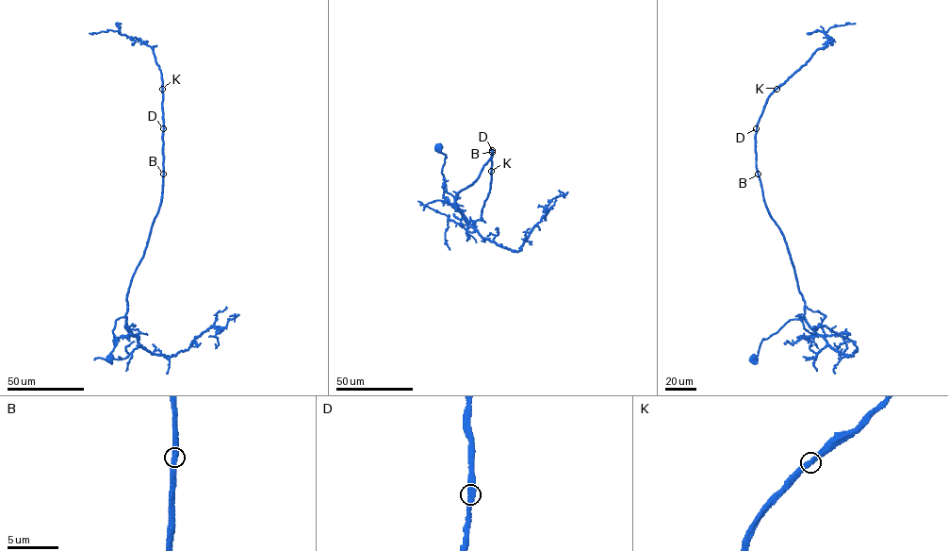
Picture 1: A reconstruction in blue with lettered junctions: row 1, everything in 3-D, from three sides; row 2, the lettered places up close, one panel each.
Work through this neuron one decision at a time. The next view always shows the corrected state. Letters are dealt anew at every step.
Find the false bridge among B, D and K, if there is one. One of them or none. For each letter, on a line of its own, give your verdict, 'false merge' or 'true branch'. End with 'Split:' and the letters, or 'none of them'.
B: true branch
D: true branch
K: true branch
Split: none of them

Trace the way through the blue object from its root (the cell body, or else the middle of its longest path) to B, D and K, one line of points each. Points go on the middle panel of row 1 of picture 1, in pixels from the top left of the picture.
B: (437, 146), (437, 150), (446, 155), (441, 174), (446, 191), (455, 199), (461, 191), (478, 178), (492, 152)
D: (437, 146), (437, 150), (446, 155), (441, 174), (446, 191), (455, 199), (461, 191), (478, 178), (492, 150)
K: (437, 146), (446, 155), (441, 174), (446, 191), (455, 199), (478, 178), (491, 158), (491, 149), (491, 171)

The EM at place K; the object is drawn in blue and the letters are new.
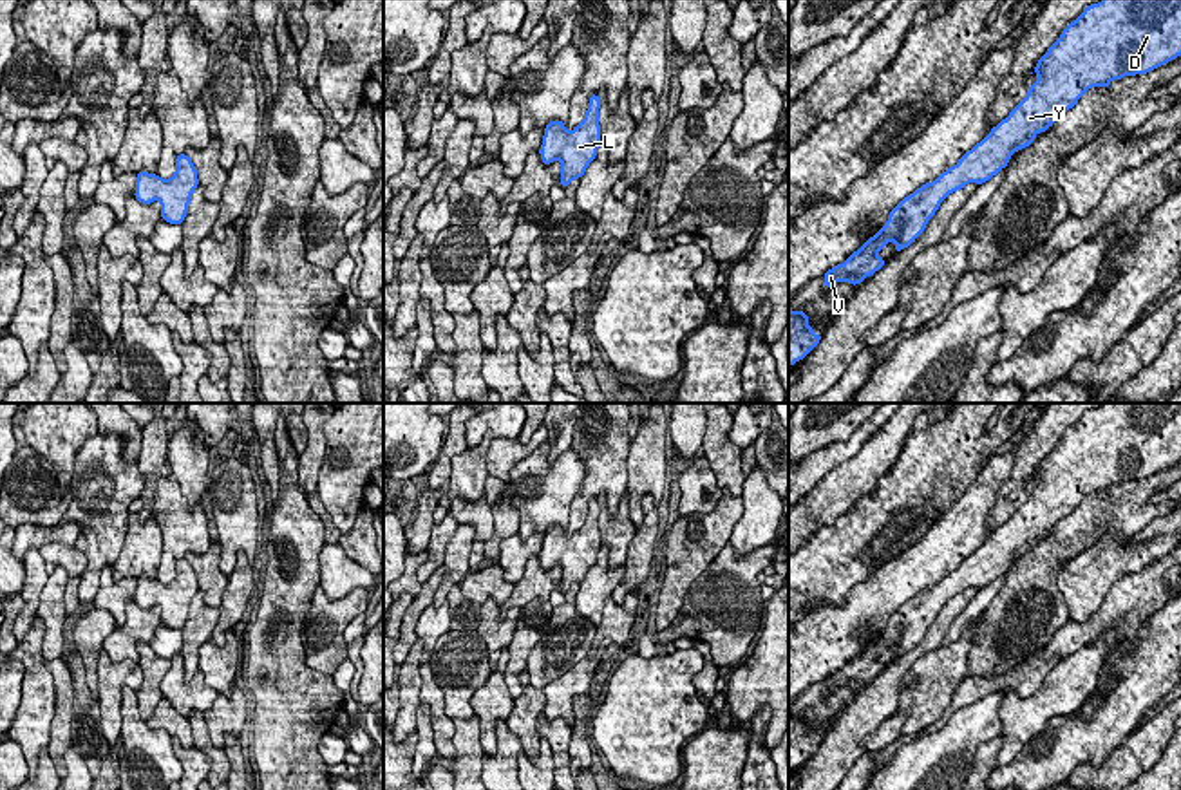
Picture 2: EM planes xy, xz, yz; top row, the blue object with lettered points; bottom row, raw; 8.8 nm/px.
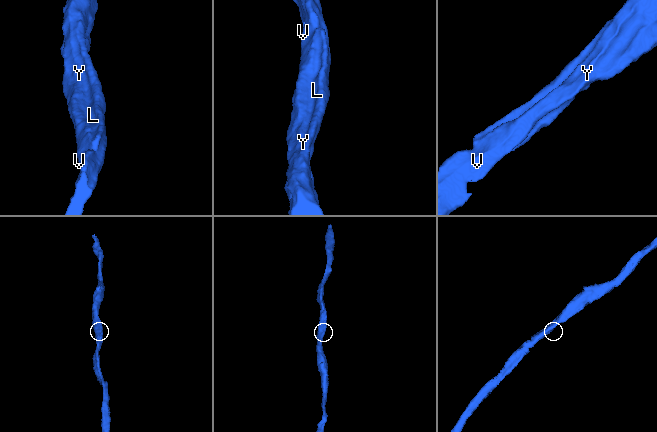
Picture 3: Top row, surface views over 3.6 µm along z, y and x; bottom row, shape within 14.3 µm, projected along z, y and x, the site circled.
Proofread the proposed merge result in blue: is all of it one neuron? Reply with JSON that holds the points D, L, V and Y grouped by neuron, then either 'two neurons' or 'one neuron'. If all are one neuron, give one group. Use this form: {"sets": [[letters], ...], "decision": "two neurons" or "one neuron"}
{"sets": [["D", "L", "V", "Y"]], "decision": "one neuron"}

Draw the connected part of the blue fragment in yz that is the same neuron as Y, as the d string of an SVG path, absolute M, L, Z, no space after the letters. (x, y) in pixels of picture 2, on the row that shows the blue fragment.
M1101 0L1087 5L1038 60L1033 69L1038 80L1009 116L993 127L980 143L962 154L957 165L904 197L888 213L884 226L843 264L825 271L825 289L830 289L836 282L857 286L879 271L886 260L879 259L877 253L888 242L895 244L895 253L908 248L924 231L928 221L950 193L969 183L984 184L997 175L1007 166L1016 150L1029 146L1038 132L1047 132L1054 119L1072 108L1089 89L1107 89L1112 80L1148 74L1177 56L1181 56L1181 0Z

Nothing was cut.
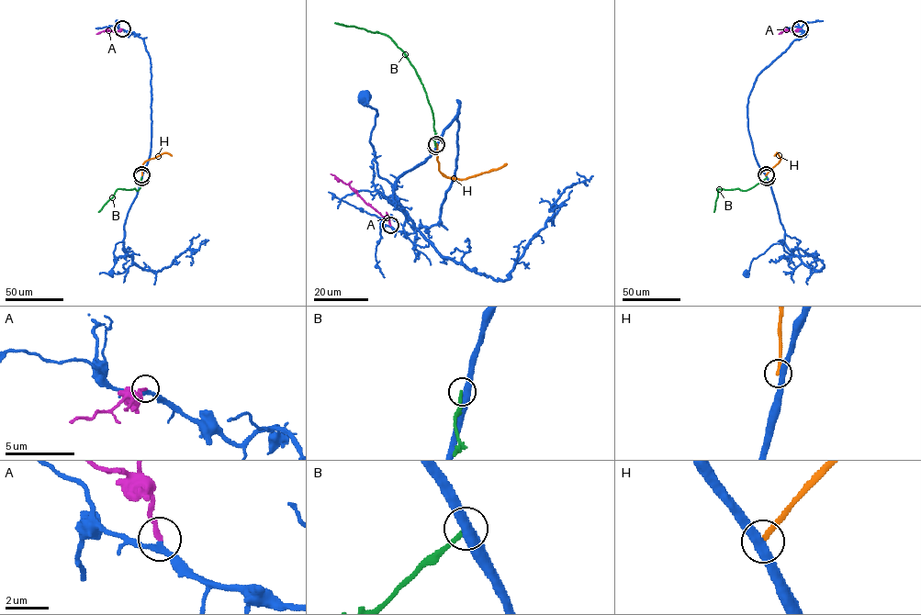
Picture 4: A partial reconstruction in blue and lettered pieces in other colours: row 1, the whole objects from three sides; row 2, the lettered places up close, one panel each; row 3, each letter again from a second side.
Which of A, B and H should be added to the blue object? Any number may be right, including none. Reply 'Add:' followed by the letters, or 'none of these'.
Add: A

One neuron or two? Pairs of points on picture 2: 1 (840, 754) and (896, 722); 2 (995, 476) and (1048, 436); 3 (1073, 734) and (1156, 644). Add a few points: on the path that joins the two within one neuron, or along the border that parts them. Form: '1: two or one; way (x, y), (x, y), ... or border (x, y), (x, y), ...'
1: two; border (890, 714), (863, 738), (863, 752)
2: two; border (1020, 445), (1013, 472), (995, 499)
3: one; way (1100, 725), (1154, 671)

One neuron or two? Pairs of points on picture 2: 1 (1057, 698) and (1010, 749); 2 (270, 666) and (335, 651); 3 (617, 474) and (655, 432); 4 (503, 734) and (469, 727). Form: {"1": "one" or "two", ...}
{"1": "one", "2": "two", "3": "two", "4": "two"}

